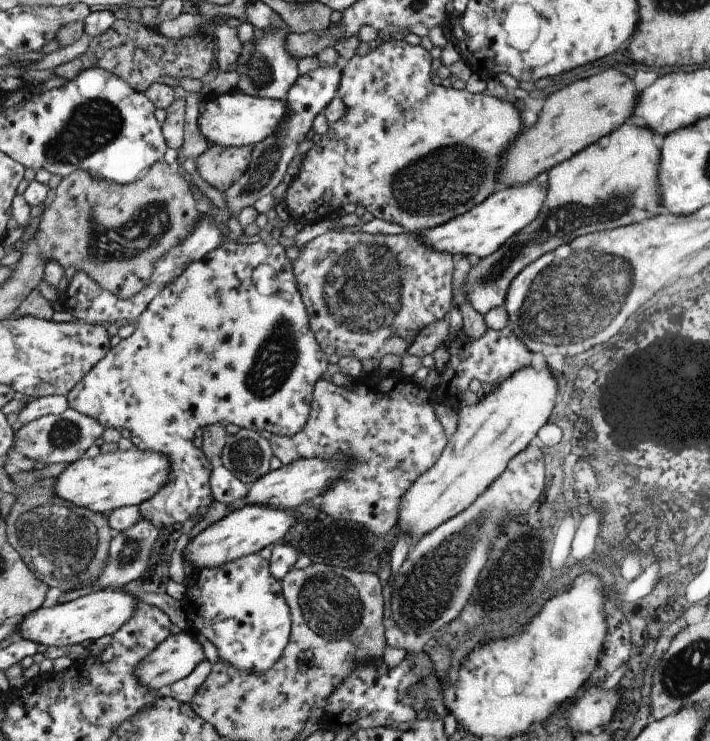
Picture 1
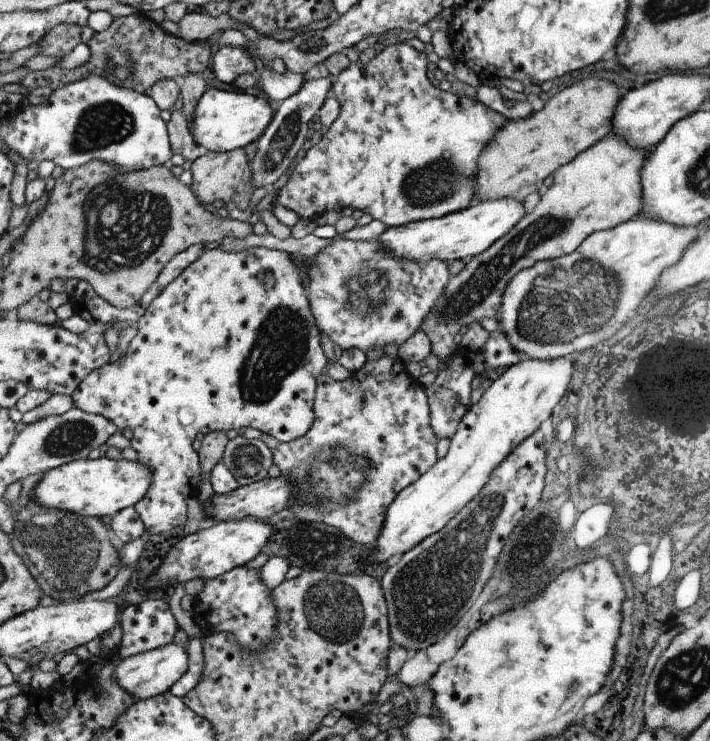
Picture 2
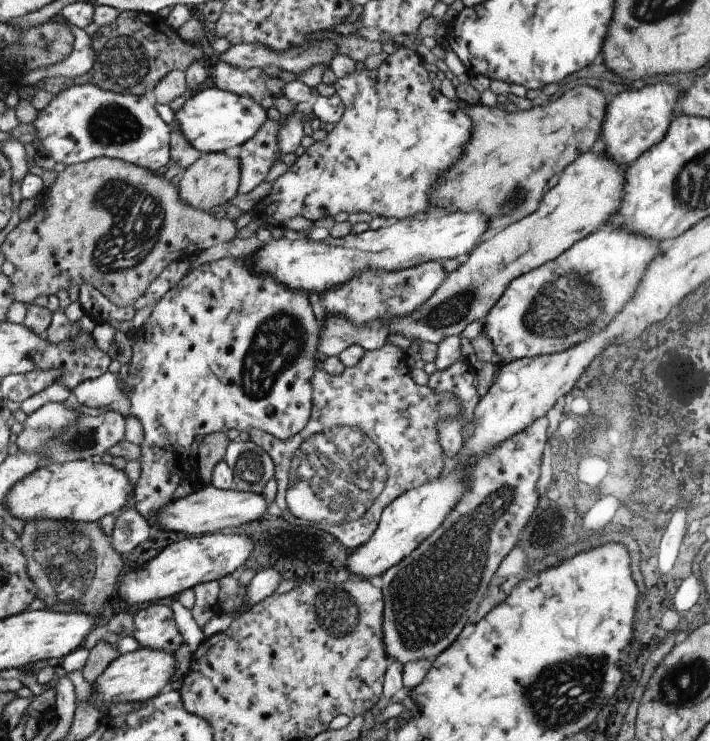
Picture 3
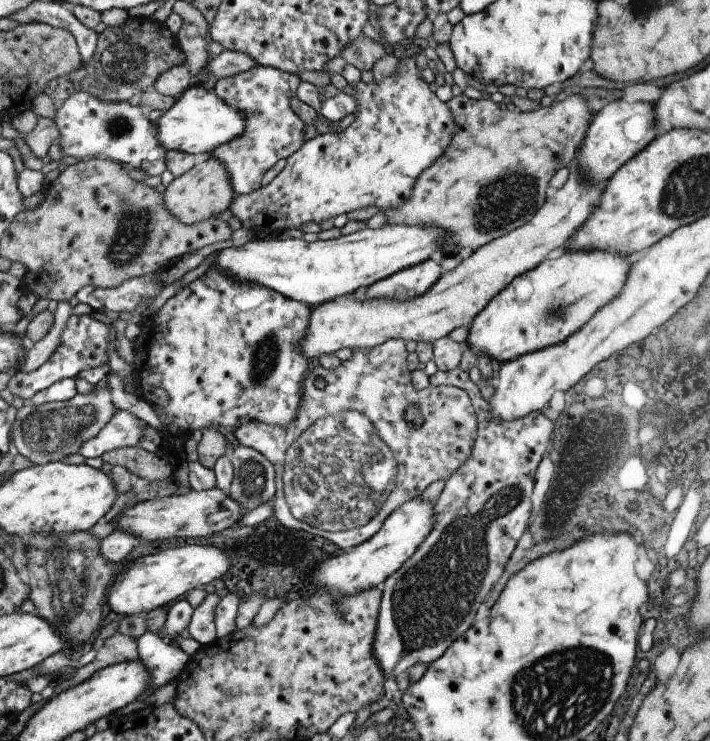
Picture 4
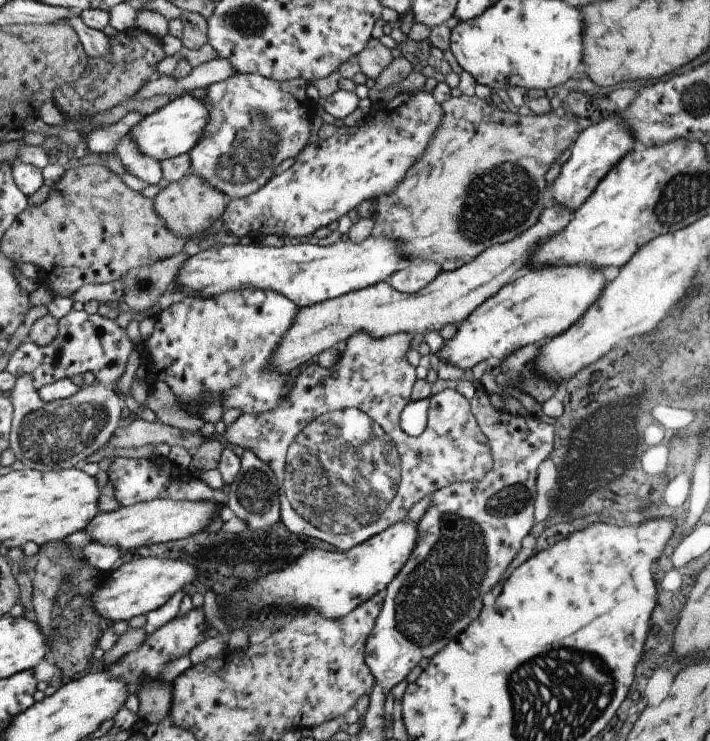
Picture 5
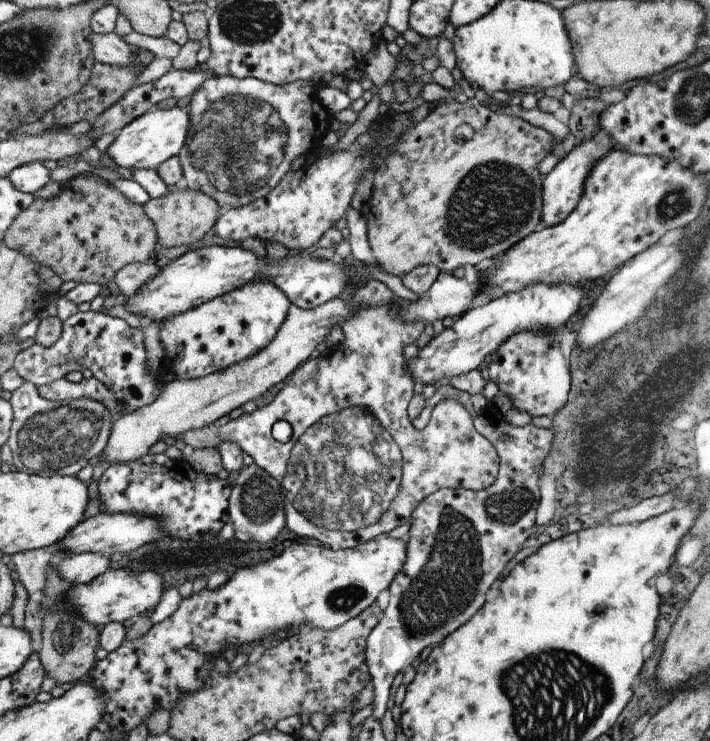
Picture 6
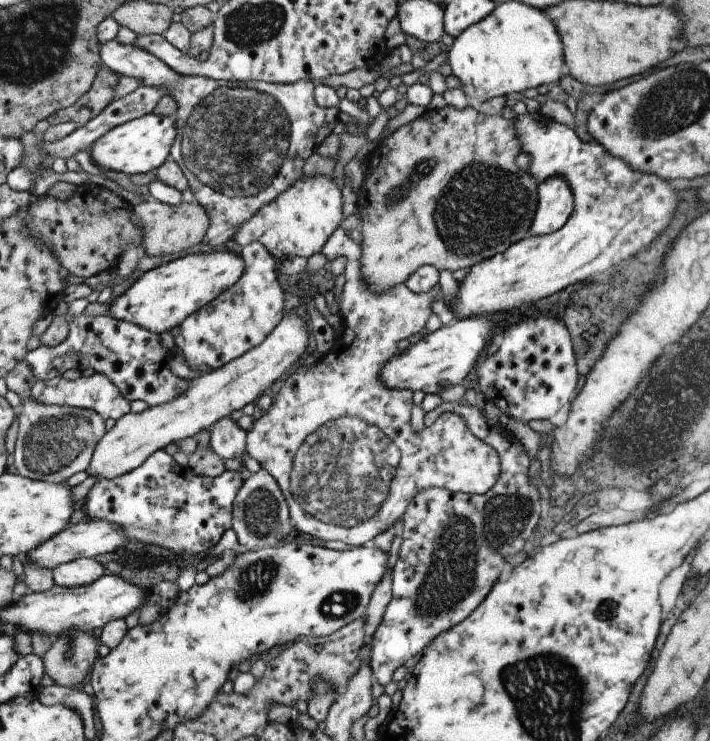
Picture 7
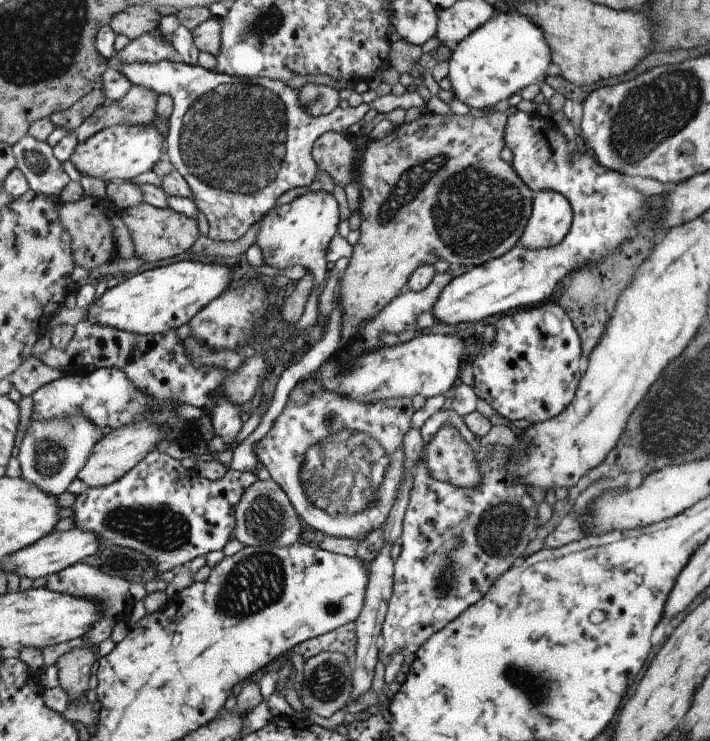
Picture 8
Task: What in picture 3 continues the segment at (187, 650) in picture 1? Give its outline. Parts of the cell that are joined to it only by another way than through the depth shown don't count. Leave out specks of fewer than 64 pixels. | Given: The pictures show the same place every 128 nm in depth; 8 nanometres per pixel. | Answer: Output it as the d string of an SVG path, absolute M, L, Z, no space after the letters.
M144 647L134 652L123 653L92 682L92 694L88 702L96 704L97 707L118 702L144 702L168 689L174 672L174 654Z

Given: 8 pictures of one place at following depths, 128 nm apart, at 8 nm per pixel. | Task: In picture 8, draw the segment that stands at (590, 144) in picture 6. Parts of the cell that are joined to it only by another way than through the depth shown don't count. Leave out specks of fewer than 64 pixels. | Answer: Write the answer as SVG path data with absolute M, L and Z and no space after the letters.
M553 190L534 193L530 218L520 238L520 246L546 250L560 244L572 226L573 210L566 196Z

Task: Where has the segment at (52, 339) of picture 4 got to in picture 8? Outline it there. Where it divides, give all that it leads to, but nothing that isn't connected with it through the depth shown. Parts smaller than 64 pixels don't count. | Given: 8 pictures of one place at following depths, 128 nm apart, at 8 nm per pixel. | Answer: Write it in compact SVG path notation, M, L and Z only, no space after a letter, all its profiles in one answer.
M84 416L54 417L48 422L31 420L23 439L18 443L17 458L22 470L21 476L46 494L60 496L77 478L92 454L92 446L102 437L102 430Z

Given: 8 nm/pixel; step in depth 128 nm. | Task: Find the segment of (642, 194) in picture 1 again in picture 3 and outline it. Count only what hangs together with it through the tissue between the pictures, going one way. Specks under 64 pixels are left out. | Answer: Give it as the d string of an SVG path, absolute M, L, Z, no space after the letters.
M606 152L581 154L564 168L558 183L544 194L536 212L507 226L490 240L484 240L469 257L463 259L456 271L446 274L438 290L418 310L409 316L392 318L388 324L374 320L366 326L356 326L344 316L326 313L324 324L319 323L318 352L337 357L352 345L365 351L375 351L384 346L390 334L409 334L413 340L432 344L452 335L459 336L474 320L486 319L486 314L500 300L512 280L556 259L578 240L606 225L622 204L627 166L614 162Z

